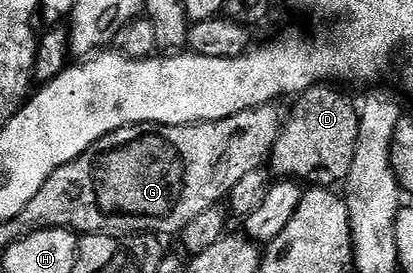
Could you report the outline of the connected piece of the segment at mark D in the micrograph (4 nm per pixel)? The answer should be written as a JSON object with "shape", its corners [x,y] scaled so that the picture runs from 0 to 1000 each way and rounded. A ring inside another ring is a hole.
{"shape":[[[777,308],[770,315],[755,319],[753,330],[738,330],[731,355],[724,363],[726,374],[717,392],[707,403],[707,421],[690,429],[685,436],[680,469],[678,469],[678,505],[663,527],[663,542],[659,546],[654,568],[654,608],[659,593],[659,623],[656,634],[661,641],[676,645],[688,659],[729,659],[726,652],[746,652],[743,678],[755,689],[814,689],[821,685],[838,659],[838,645],[847,630],[847,601],[857,601],[857,542],[867,527],[867,469],[872,465],[872,407],[867,399],[864,377],[852,377],[847,363],[840,359],[838,348],[831,344],[831,326],[816,322],[804,308]]]}

